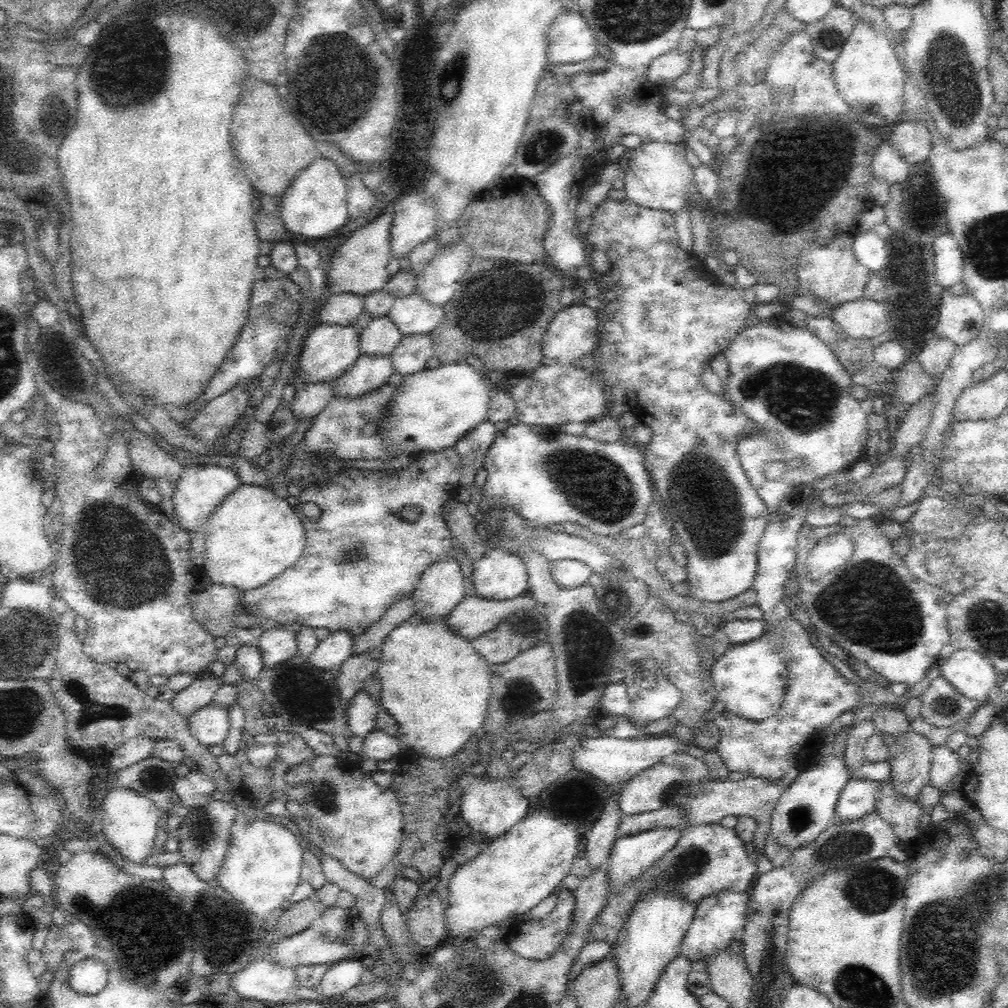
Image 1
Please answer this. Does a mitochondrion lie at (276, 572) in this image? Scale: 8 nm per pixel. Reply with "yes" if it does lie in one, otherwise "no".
no

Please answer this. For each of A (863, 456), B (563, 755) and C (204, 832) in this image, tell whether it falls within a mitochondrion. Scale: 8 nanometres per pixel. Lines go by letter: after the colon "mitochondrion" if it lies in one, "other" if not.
A: other
B: other
C: mitochondrion

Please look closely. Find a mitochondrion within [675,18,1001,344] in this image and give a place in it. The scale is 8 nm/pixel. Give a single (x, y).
(949, 70)

